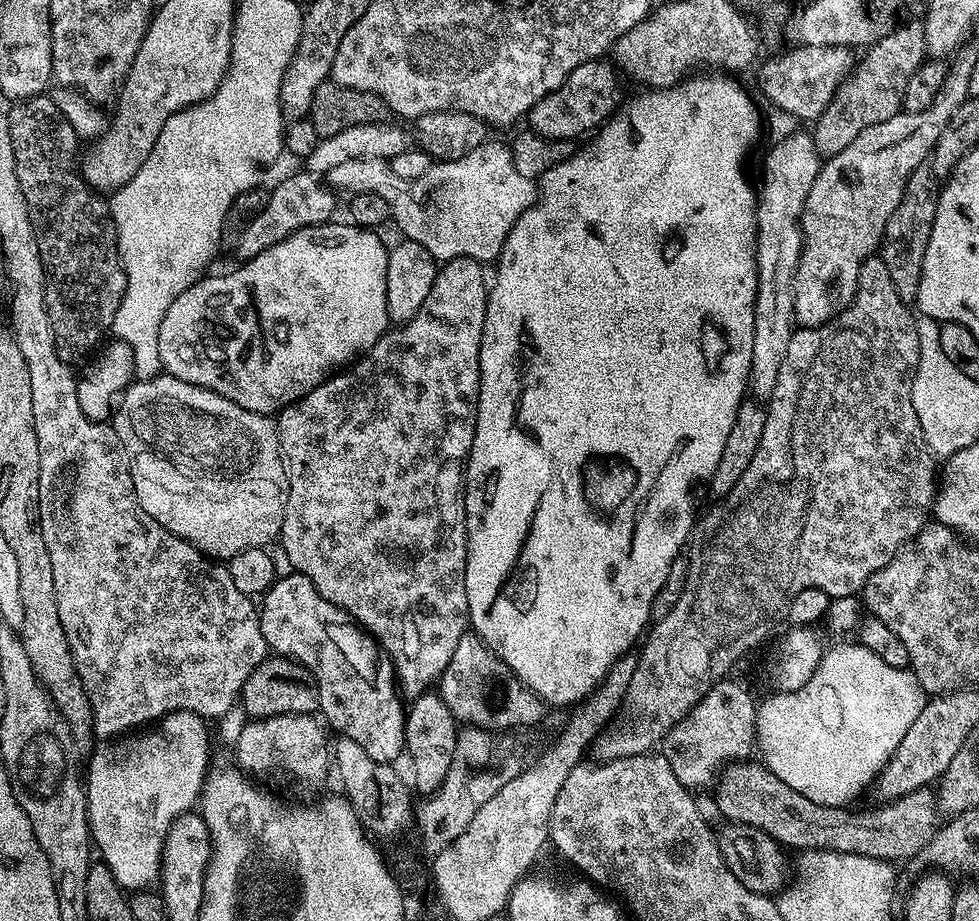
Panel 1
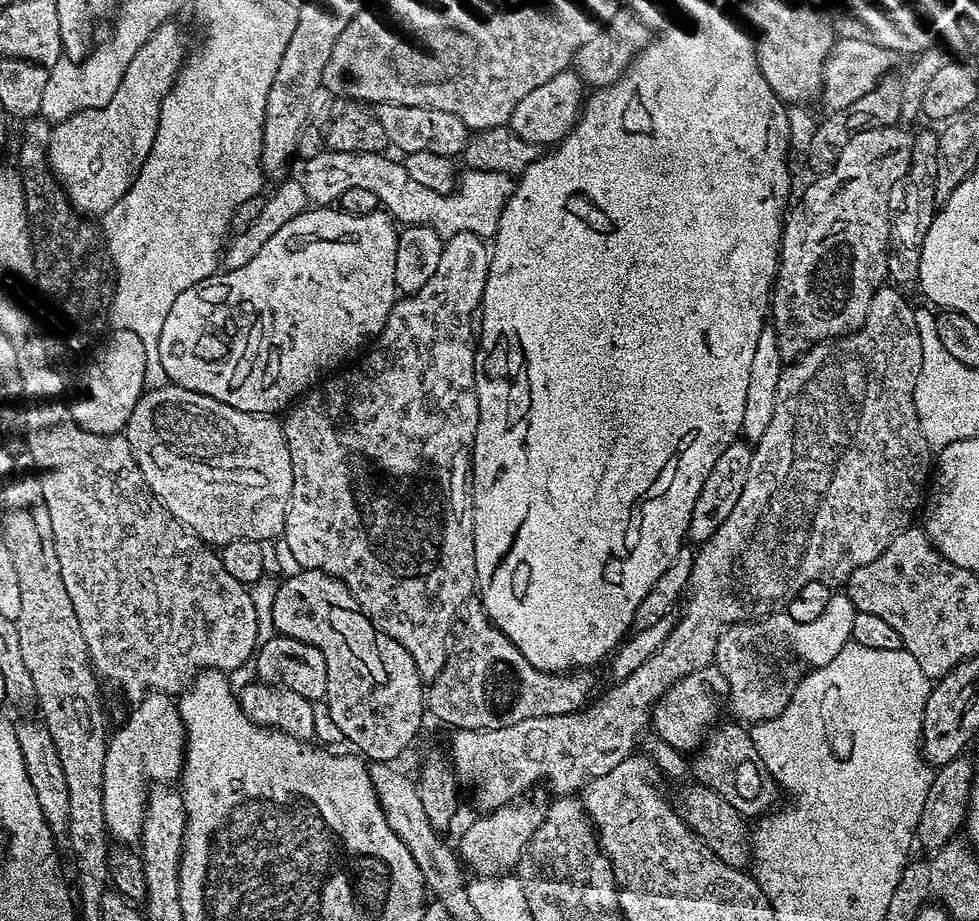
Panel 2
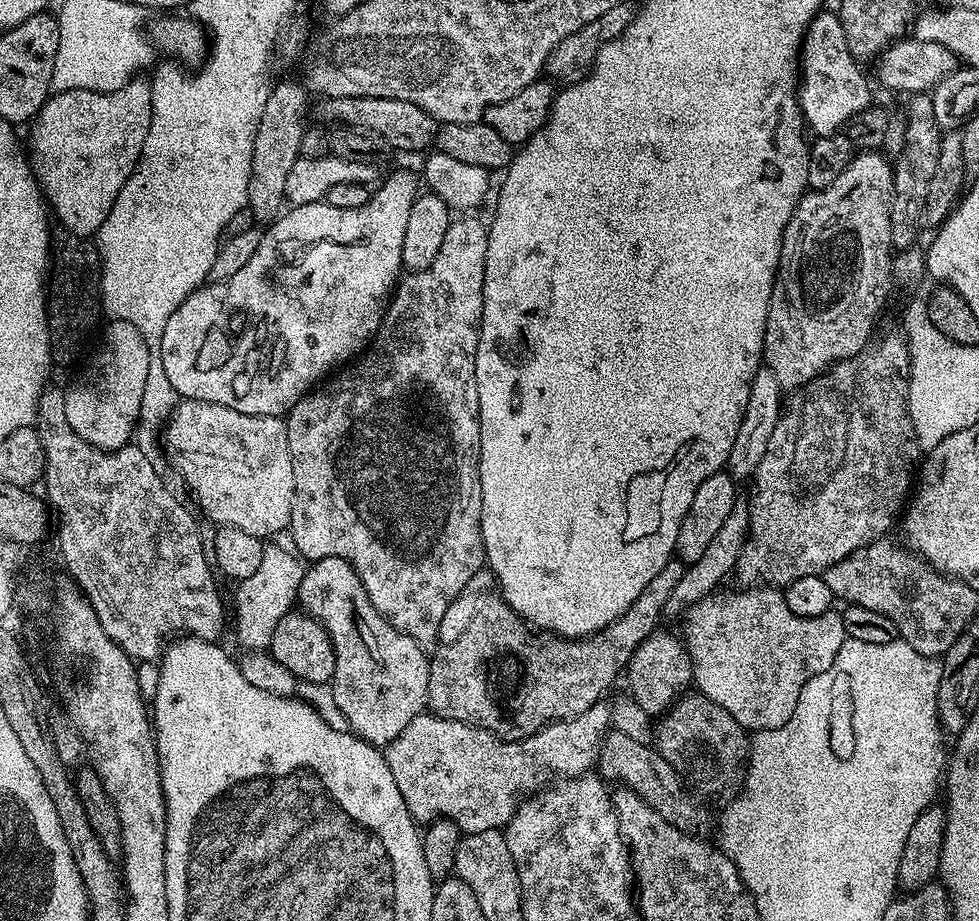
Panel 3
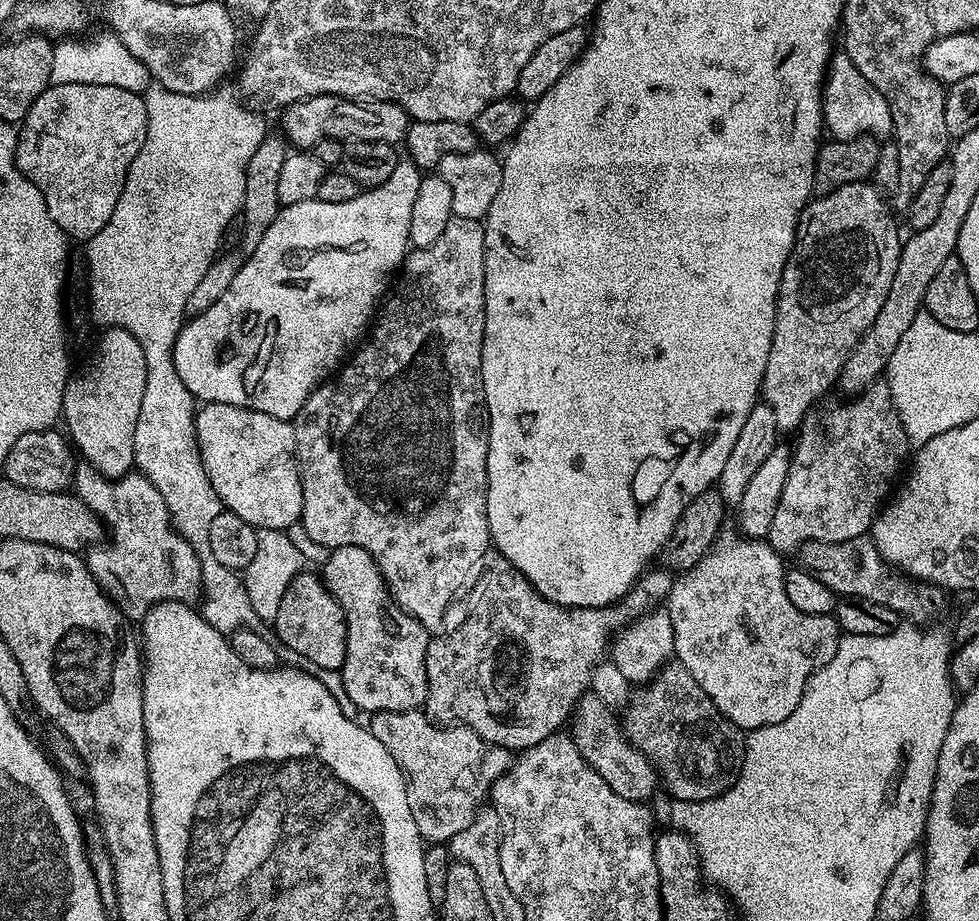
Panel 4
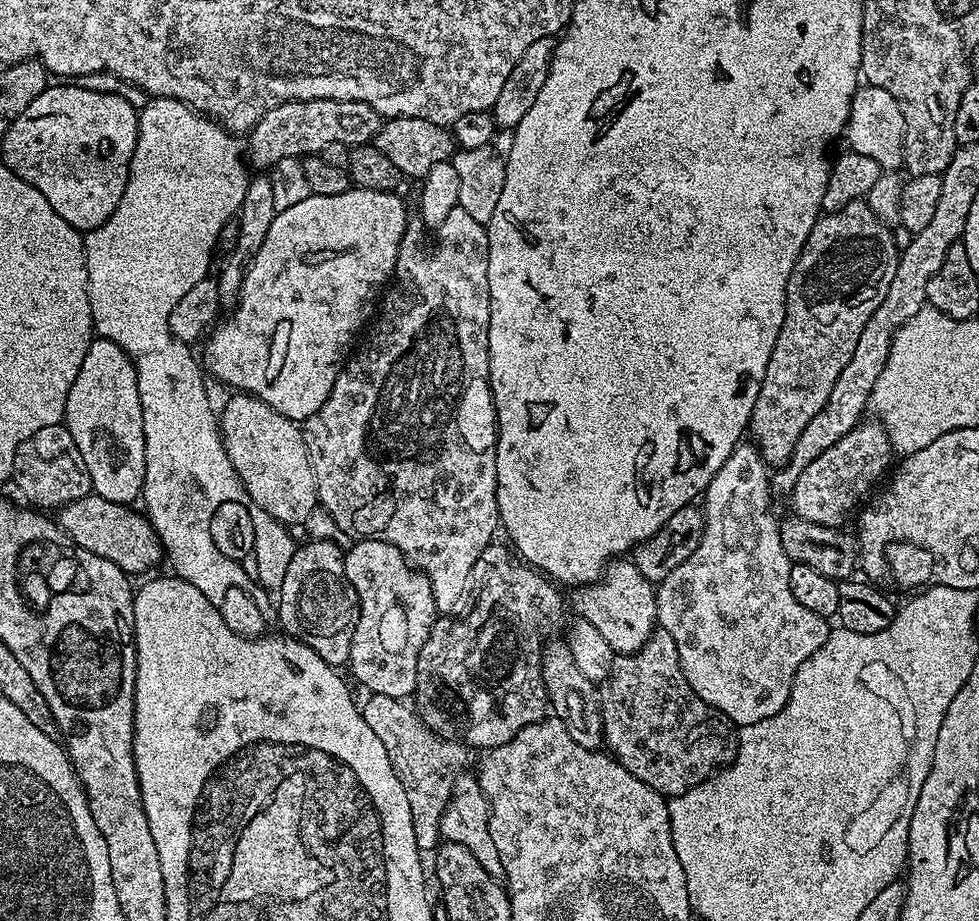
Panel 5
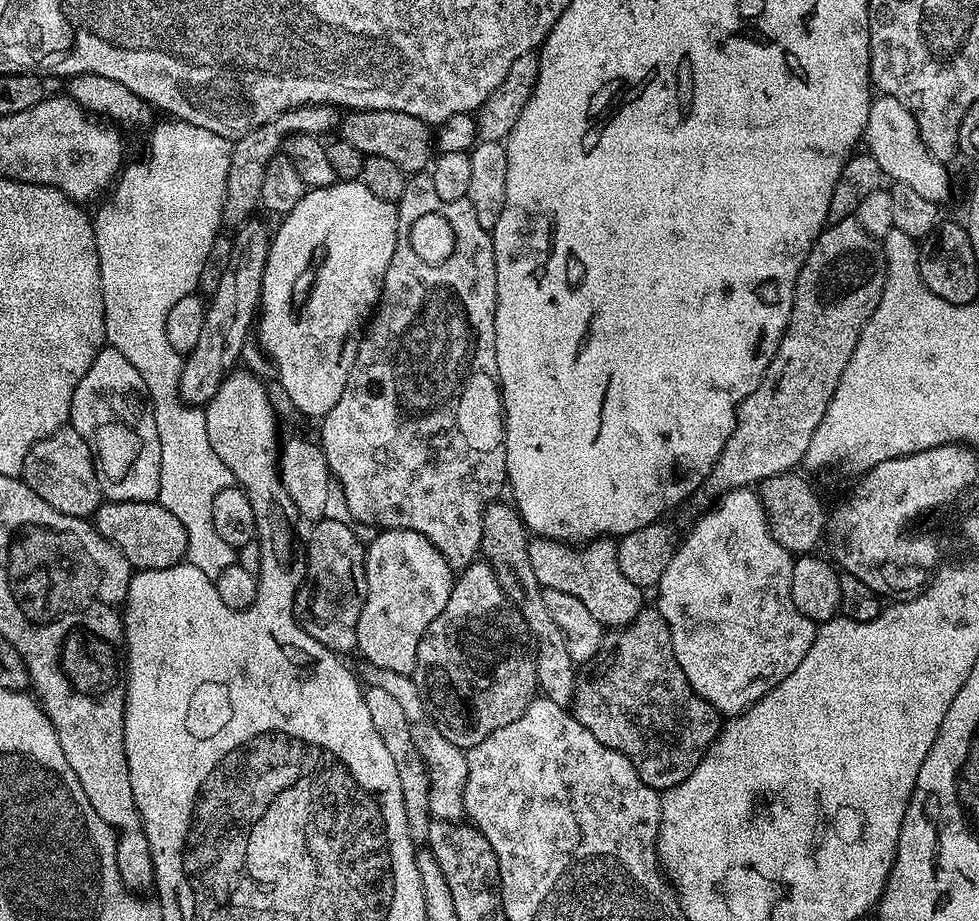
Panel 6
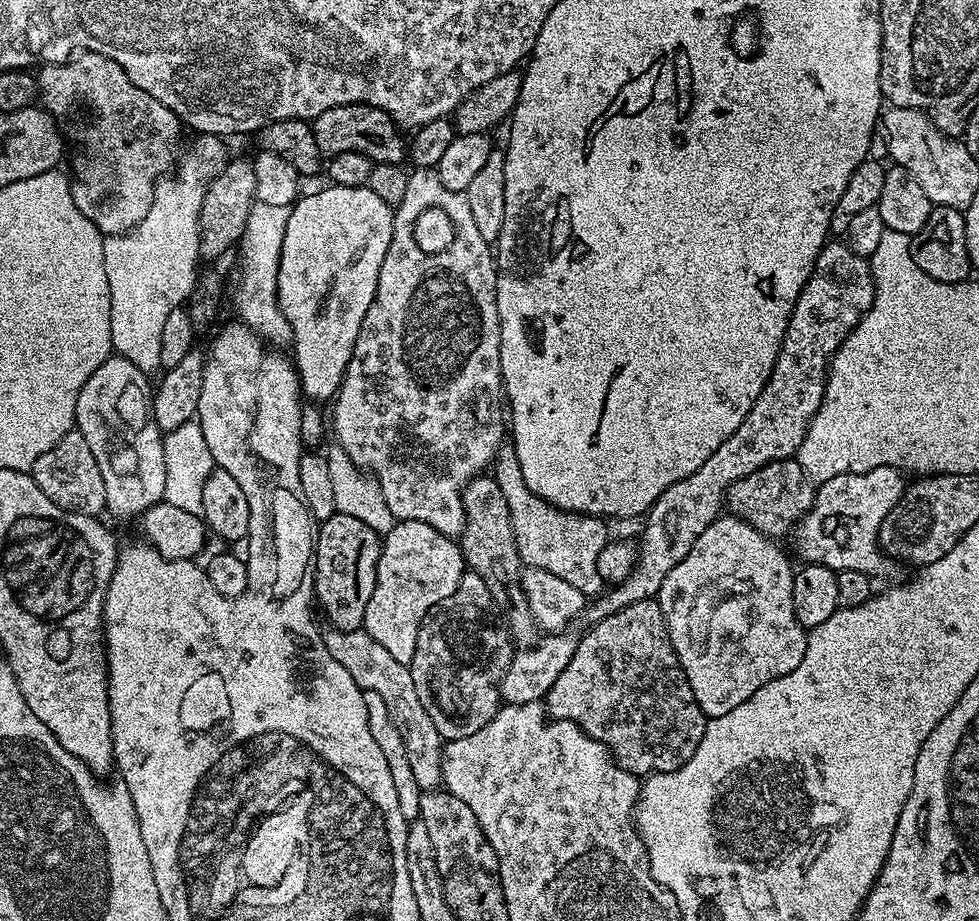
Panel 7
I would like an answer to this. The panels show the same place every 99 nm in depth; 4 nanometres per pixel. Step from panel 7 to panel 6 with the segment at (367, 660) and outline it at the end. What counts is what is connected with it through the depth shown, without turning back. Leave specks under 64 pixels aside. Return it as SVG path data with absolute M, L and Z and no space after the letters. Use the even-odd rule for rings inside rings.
M365 663L362 680L365 685L386 690L386 694L392 695L398 706L402 706L402 714L408 719L410 738L422 758L422 762L428 771L428 815L432 820L454 820L457 822L465 819L464 812L464 787L466 786L466 774L468 773L468 758L465 749L450 742L438 730L438 726L429 716L422 698L416 689L416 681L411 675L403 676L390 670L375 668L370 663Z

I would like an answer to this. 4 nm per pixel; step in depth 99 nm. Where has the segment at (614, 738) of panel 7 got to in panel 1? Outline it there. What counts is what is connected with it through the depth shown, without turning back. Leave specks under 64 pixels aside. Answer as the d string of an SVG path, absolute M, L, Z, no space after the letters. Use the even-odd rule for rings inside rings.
M732 762L719 773L715 785L716 804L725 821L754 826L785 849L823 850L865 856L889 862L912 859L938 829L936 794L931 787L919 788L890 804L872 807L870 812L850 813L843 807L827 808L794 790L762 762Z

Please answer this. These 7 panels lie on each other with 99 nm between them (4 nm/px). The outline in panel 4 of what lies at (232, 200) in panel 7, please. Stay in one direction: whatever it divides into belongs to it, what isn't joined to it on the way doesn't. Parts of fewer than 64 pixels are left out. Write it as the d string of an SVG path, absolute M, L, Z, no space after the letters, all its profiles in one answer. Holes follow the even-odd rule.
M307 96L283 109L283 135L296 150L310 150L320 140L382 140L399 145L407 137L410 117L401 104L371 98L356 99L346 96Z

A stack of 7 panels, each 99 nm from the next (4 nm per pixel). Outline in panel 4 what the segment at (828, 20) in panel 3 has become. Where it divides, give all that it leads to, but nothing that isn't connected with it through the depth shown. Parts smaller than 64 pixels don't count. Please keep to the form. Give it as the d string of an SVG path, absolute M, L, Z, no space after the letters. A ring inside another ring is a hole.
M842 50L833 55L824 82L824 127L829 133L832 131L831 135L837 140L853 140L869 133L877 138L893 135L892 115L886 98Z

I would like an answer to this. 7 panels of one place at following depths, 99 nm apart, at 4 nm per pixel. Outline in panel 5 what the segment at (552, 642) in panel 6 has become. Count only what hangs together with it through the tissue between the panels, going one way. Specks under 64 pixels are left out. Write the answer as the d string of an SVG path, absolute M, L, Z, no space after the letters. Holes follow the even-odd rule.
M563 639L545 643L540 657L542 682L548 695L548 702L555 719L562 721L570 738L580 746L599 749L604 744L604 727L600 713L598 684L586 678L574 662L574 655Z

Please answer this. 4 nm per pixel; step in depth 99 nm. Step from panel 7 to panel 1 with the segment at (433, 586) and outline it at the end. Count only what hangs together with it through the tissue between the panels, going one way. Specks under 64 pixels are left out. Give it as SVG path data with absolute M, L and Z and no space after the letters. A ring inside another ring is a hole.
M294 572L291 576L277 579L276 583L264 593L262 603L259 605L260 625L262 626L262 634L266 638L269 649L277 656L286 656L290 660L295 660L297 664L301 664L308 672L309 677L314 678L314 687L318 698L320 699L319 715L325 720L328 719L327 727L333 728L336 734L350 738L354 742L358 742L358 746L362 746L362 750L366 750L366 754L370 754L370 758L374 758L374 762L382 762L383 764L392 764L396 759L401 759L404 752L404 718L406 715L405 705L402 703L402 697L398 691L396 683L396 674L392 666L391 660L382 651L379 644L373 637L369 636L359 624L353 622L348 613L341 610L338 606L334 606L326 598L322 598L318 594L318 590L314 586L314 582L310 582L310 578L306 578L300 572Z

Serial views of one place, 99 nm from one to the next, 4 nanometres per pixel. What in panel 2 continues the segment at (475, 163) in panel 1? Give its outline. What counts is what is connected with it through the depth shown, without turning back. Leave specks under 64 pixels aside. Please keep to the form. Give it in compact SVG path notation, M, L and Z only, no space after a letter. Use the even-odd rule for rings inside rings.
M325 150L322 154L318 154L318 158L303 161L302 168L304 168L304 173L299 173L298 179L302 190L306 192L309 205L332 206L342 198L342 194L346 190L371 190L374 193L374 198L380 200L380 208L387 212L393 221L404 226L421 224L434 229L442 238L462 234L463 232L485 238L495 237L498 218L502 218L502 210L506 206L514 187L514 180L511 176L501 172L471 169L465 171L465 176L463 173L459 177L456 187L443 196L438 190L429 190L427 186L421 186L419 182L414 182L414 178L410 178L410 174L406 174L404 165L399 159L391 160L388 154L379 152L334 152Z

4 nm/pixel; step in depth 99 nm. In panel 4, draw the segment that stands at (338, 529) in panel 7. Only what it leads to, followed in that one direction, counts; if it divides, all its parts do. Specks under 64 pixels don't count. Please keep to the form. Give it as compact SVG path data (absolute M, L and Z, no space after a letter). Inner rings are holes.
M303 570L290 582L289 589L279 603L274 619L276 636L296 656L309 660L316 670L339 673L346 658L346 618L339 602L319 575Z

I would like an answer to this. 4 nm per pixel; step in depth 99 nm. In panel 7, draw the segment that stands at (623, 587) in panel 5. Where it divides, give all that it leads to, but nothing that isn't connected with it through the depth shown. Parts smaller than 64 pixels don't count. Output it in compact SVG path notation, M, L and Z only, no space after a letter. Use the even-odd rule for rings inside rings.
M511 446L501 447L494 461L494 478L502 486L506 506L510 506L510 522L514 526L514 542L518 546L521 565L548 570L555 577L570 582L575 589L592 598L605 587L606 581L598 574L598 554L606 546L610 533L599 516L585 516L583 512L561 512L547 504L526 486L522 466L518 466L516 451Z

